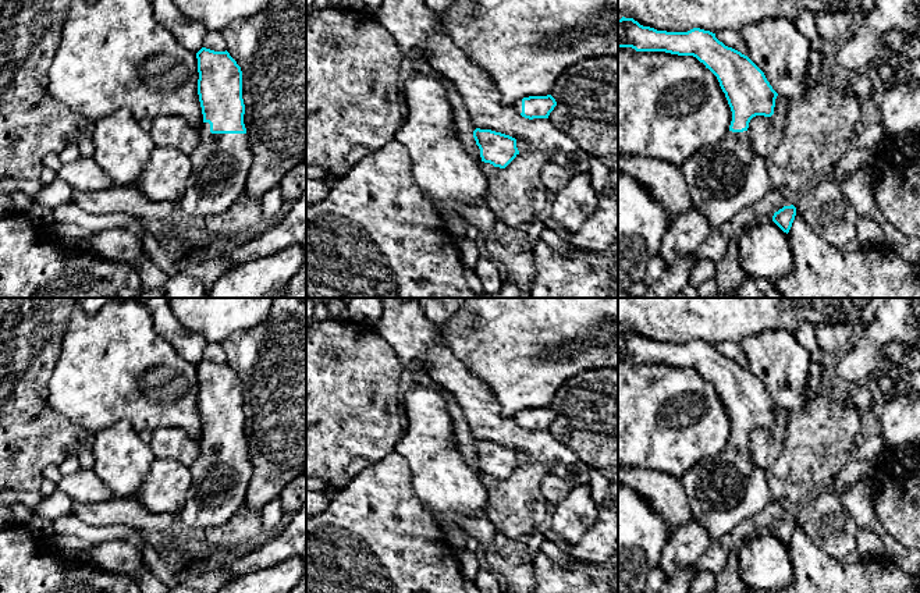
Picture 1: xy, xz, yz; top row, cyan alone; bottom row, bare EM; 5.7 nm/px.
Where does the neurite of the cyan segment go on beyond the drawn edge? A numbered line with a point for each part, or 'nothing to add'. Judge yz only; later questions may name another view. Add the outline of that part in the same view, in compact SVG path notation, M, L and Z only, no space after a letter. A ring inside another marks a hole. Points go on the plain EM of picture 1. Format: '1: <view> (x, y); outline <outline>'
1: yz (723, 490); outline M728 443L720 455L697 461L681 477L681 482L692 518L708 532L711 541L731 533L745 519L754 518L768 501L766 469L752 462L747 443Z

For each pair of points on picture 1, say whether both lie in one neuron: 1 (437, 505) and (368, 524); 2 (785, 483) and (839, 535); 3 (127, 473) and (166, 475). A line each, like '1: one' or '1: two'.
1: two
2: two
3: two

